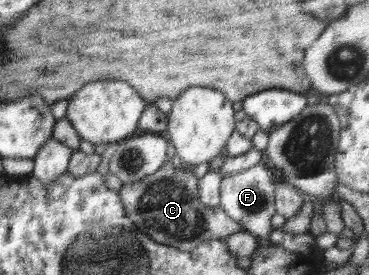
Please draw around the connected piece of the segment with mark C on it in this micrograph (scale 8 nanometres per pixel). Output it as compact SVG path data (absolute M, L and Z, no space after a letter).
M166 161L160 170L142 181L123 184L118 195L127 208L127 216L142 233L152 241L181 251L194 250L208 240L225 239L235 232L247 231L219 206L205 206L198 199L197 184L198 179L190 169L181 171Z

